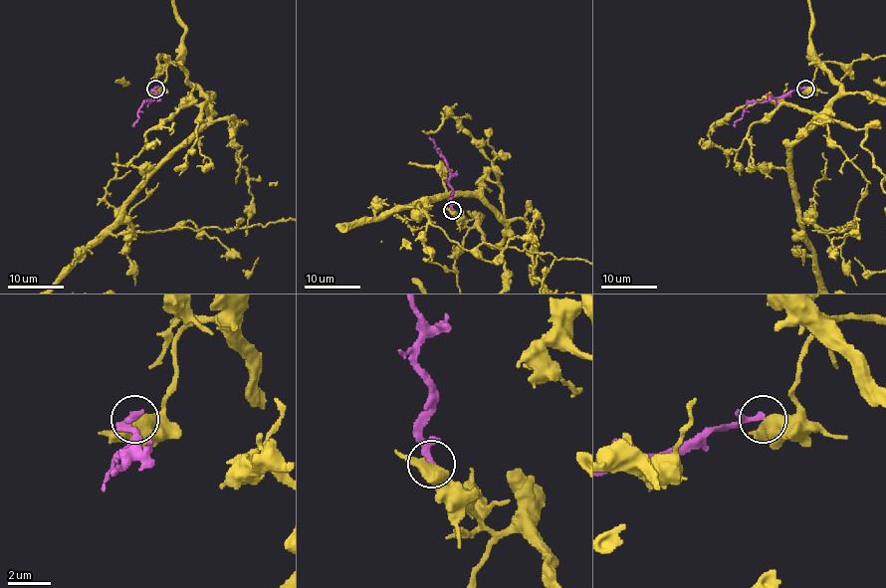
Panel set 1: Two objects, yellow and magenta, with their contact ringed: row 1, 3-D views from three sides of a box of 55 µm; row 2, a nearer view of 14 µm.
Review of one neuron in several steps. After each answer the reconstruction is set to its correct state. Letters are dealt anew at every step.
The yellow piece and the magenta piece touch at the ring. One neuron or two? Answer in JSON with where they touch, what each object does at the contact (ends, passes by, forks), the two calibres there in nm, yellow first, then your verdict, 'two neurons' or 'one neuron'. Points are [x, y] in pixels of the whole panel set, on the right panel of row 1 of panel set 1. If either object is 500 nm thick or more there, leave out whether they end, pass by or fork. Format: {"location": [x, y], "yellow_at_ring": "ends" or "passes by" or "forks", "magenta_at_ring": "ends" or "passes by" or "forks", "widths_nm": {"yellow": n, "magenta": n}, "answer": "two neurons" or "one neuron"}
{"location": [805, 89], "widths_nm": {"yellow": 500, "magenta": 200}, "answer": "two neurons"}

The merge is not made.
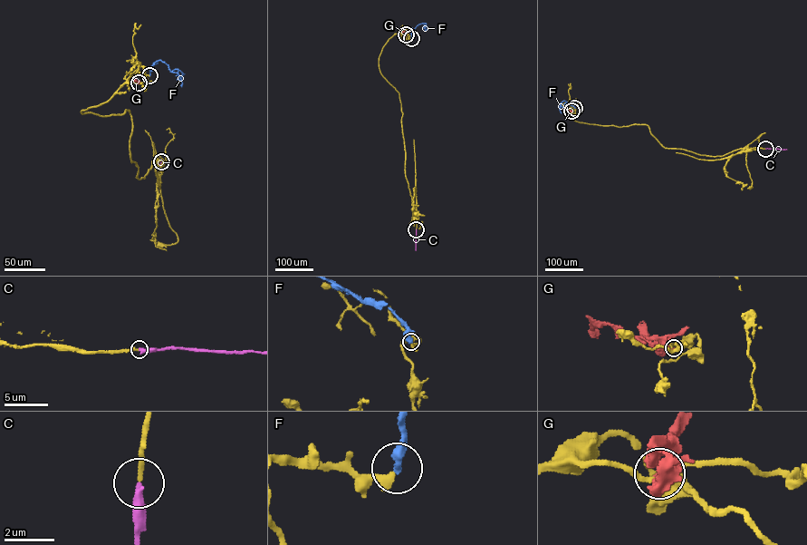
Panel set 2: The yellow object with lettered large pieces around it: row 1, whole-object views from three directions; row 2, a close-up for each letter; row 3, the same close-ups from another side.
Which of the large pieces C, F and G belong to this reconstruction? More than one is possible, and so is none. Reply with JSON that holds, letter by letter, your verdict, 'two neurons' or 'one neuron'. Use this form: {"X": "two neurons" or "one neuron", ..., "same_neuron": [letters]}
{"C": "one neuron", "F": "two neurons", "G": "two neurons", "same_neuron": ["C"]}

